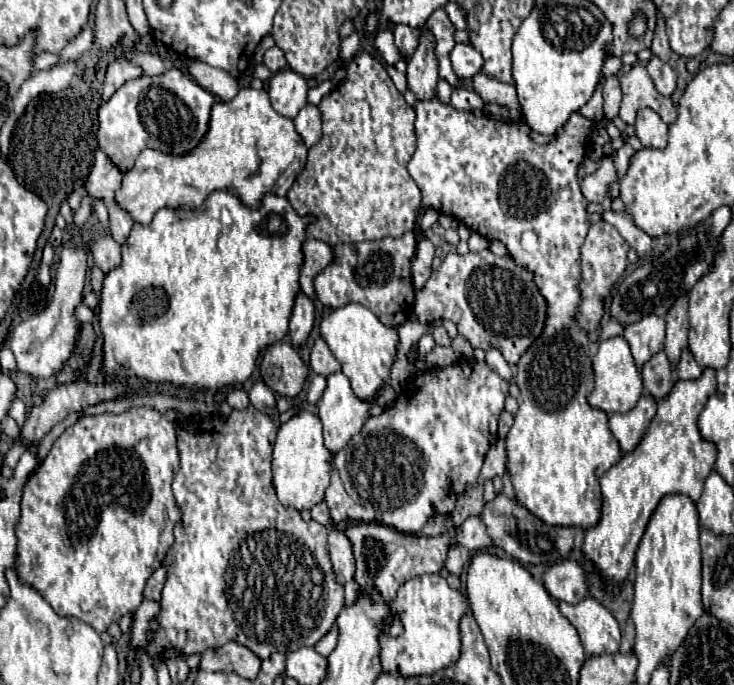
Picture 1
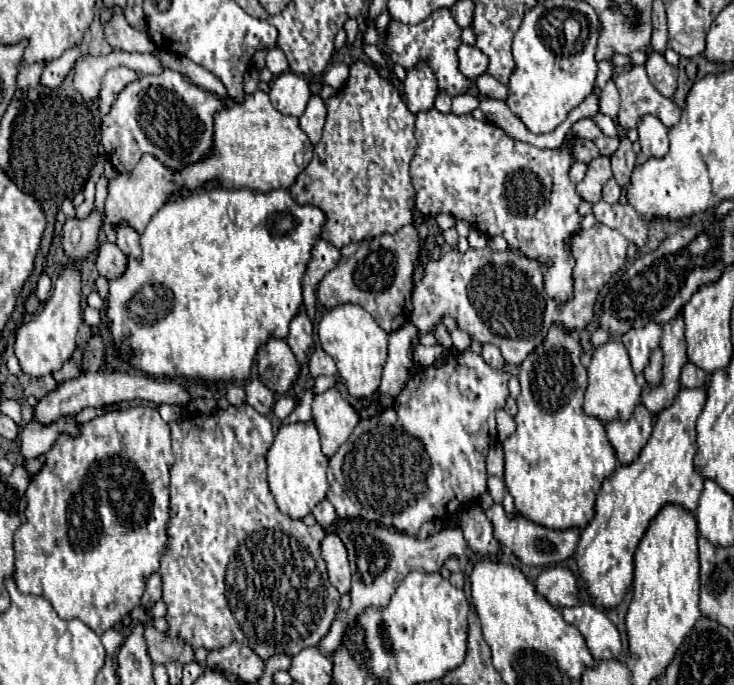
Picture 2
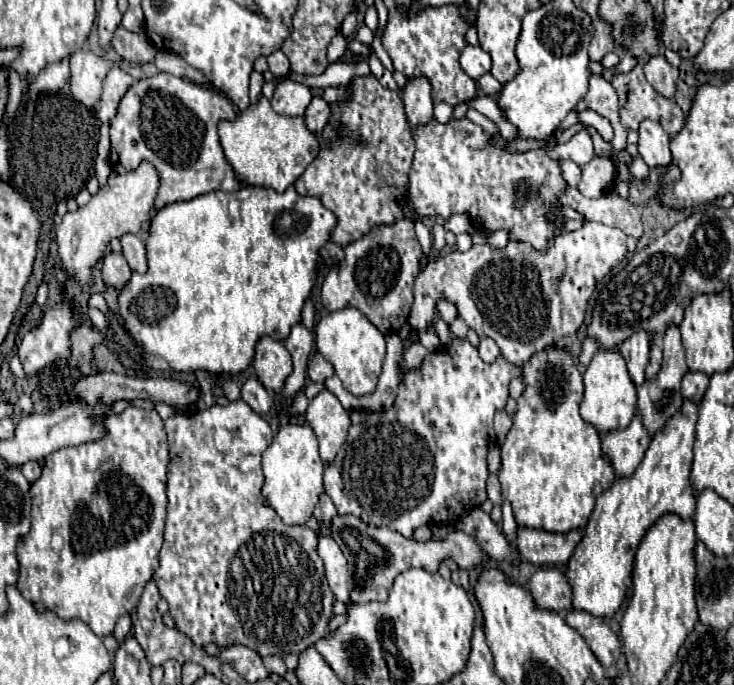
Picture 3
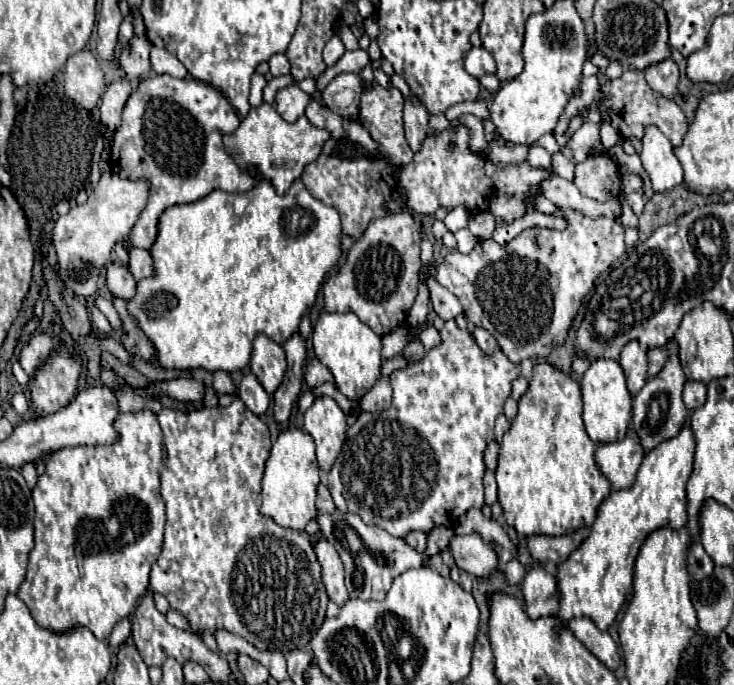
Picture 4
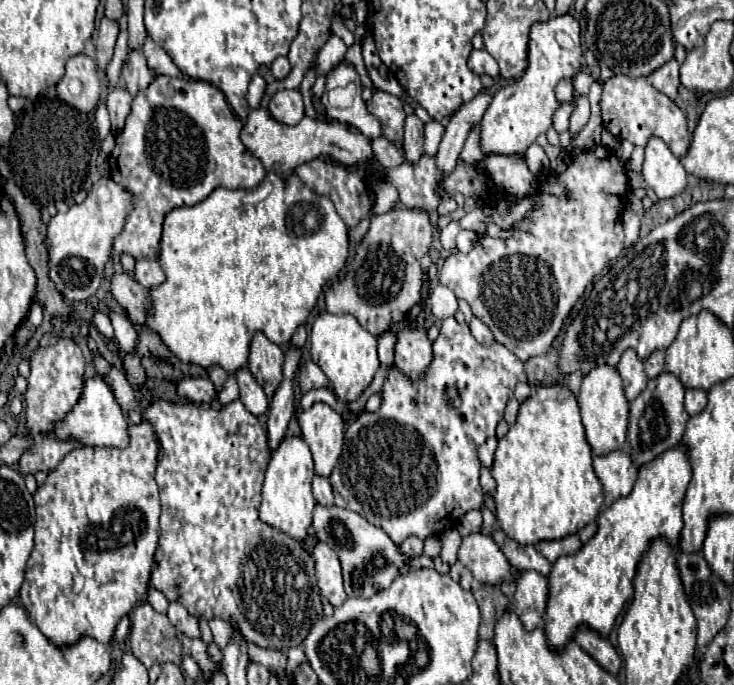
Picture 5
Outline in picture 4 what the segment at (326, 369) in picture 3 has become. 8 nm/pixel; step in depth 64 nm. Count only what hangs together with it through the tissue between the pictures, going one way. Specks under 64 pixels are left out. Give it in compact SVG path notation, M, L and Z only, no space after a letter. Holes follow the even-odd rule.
M310 360L306 364L306 370L304 370L304 382L308 388L312 386L320 386L324 382L332 382L332 374L328 372L328 368L324 364L320 364L320 360Z

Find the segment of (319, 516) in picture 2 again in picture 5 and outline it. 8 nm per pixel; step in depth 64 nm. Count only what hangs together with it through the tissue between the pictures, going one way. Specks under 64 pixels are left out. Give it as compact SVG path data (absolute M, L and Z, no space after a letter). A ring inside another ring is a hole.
M316 476L314 482L312 482L312 488L314 488L314 496L316 496L316 500L320 504L324 504L324 506L332 506L334 504L334 496L332 496L332 488L330 488L328 478Z

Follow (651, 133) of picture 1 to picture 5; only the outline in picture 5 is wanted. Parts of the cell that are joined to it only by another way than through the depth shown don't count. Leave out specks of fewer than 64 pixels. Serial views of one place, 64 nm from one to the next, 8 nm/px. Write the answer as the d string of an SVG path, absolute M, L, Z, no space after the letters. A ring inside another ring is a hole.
M652 136L646 144L642 174L658 198L672 198L686 186L688 174L664 140Z

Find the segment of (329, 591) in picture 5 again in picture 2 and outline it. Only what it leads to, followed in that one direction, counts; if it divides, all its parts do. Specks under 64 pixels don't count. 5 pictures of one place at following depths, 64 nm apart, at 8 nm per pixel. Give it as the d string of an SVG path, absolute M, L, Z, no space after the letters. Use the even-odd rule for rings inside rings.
M330 532L322 542L322 556L328 564L328 576L330 582L340 590L340 594L346 594L350 590L350 564L348 564L348 552L342 544L342 540Z

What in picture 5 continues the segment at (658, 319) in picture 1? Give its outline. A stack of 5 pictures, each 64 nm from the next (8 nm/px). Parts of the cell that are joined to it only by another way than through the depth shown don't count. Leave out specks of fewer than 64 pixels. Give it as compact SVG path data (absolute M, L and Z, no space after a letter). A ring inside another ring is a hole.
M628 348L618 362L618 372L624 380L626 398L628 402L632 402L648 384L648 376L644 372L644 360L640 360L640 356L636 356L632 348Z

